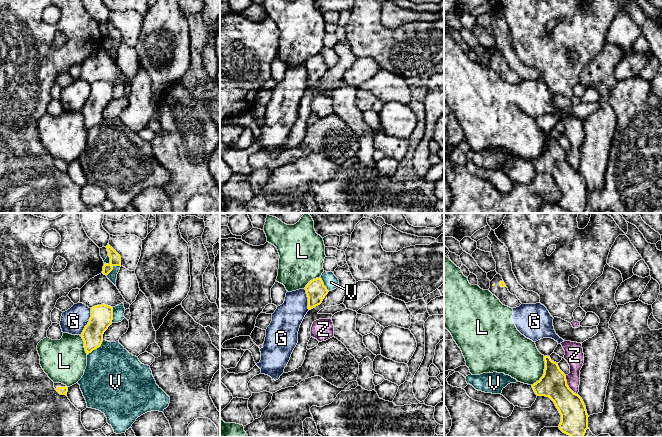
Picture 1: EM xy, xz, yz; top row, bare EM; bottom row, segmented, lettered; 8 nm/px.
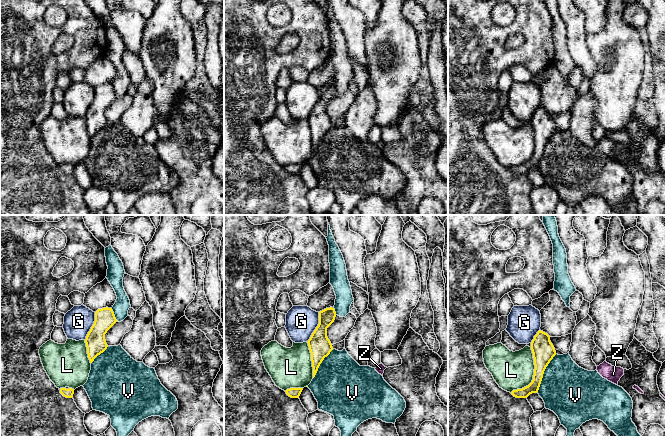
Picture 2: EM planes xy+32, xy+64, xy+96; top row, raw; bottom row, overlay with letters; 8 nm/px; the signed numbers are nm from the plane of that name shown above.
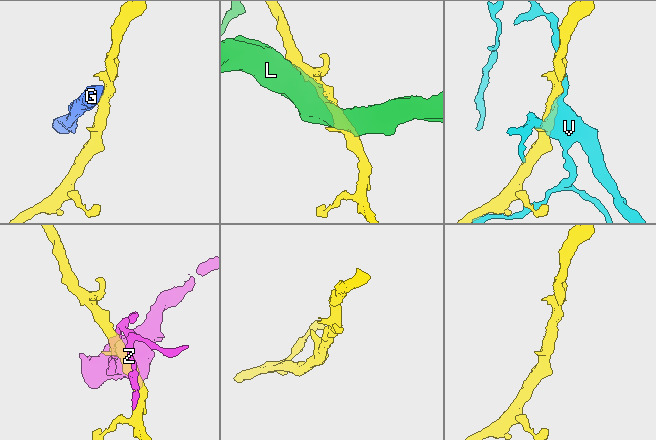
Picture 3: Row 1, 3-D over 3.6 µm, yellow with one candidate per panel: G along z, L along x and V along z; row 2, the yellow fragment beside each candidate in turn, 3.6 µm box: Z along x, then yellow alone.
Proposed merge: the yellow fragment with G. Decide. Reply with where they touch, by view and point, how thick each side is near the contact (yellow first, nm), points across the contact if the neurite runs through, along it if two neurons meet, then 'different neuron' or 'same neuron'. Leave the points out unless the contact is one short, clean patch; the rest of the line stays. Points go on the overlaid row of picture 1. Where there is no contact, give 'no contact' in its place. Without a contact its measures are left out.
meets yellow in xy at (88, 322); 180 nm thick on the yellow side, 200 nm on the other; border along xy (91, 308), (89, 321), (80, 335); different neuron

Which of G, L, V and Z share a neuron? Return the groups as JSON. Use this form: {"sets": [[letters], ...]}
{"sets": [["G", "L"], ["V"], ["Z"]]}

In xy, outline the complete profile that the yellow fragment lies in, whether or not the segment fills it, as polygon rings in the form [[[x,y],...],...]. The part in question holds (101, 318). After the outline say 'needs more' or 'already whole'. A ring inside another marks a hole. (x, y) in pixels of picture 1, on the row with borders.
[[[101,304],[91,308],[91,317],[81,334],[87,355],[101,346],[103,334],[112,320],[113,307]]] | already whole

